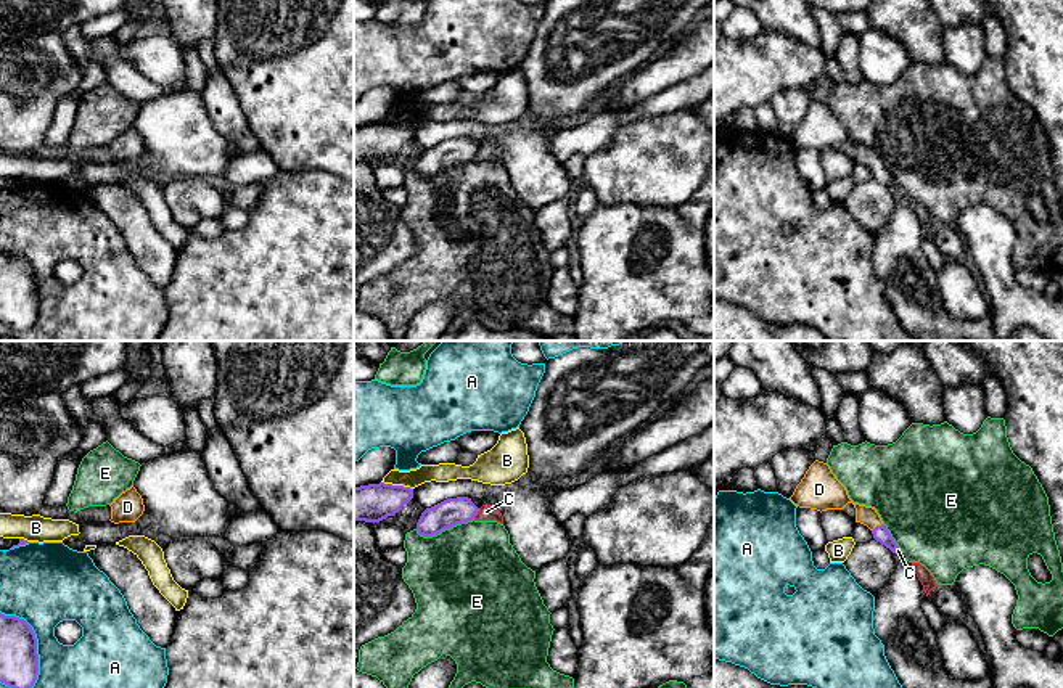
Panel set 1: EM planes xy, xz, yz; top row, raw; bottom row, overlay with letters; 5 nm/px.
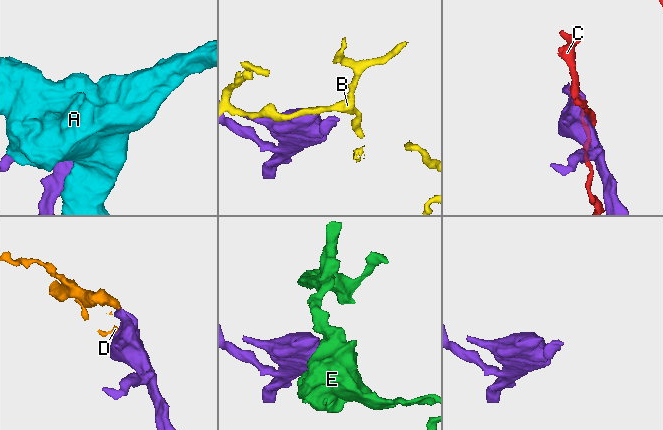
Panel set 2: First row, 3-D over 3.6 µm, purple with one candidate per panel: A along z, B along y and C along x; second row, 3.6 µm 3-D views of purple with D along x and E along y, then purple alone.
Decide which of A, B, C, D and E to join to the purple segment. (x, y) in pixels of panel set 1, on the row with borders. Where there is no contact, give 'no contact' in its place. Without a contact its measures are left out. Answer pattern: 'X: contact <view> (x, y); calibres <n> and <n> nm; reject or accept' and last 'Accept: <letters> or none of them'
A: contact xy (36, 642); calibres 190 and 320 nm; reject
B: contact xz (398, 486); calibres 190 and 100 nm; reject
C: contact xz (476, 513); calibres 140 and 80 nm; reject
D: contact yz (877, 526); calibres 80 and 120 nm; accept
E: contact xz (444, 529); calibres 140 and 480 nm; reject
Accept: D

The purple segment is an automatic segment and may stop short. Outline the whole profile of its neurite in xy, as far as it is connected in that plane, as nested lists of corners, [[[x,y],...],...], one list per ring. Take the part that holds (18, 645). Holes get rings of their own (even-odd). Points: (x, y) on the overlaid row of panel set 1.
[[[0,612],[0,682],[10,688],[32,688],[39,675],[37,638],[16,616]]]

